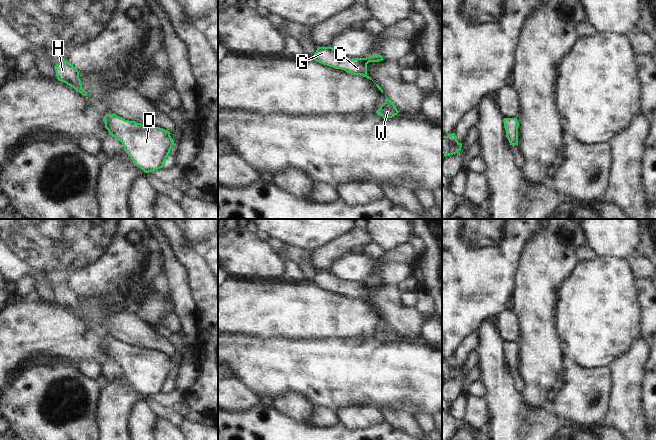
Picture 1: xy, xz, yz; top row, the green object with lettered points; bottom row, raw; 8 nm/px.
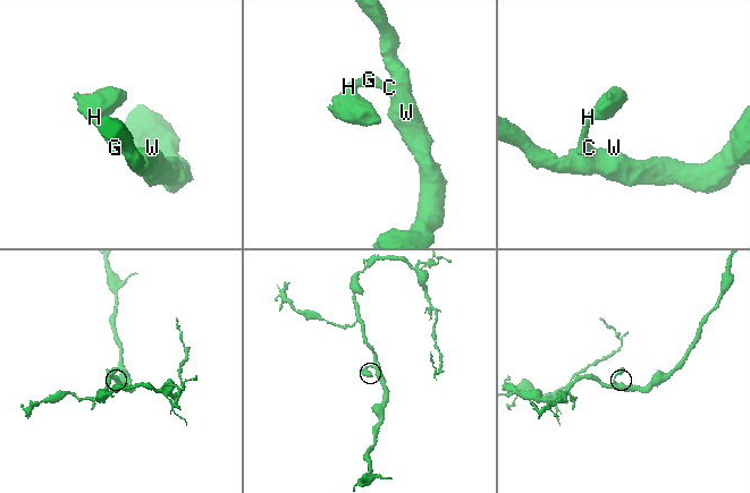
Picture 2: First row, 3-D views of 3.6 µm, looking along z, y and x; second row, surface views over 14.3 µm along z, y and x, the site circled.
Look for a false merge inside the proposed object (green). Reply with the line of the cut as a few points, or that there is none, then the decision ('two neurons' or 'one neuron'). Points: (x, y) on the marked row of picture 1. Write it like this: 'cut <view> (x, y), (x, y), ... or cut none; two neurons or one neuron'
cut none; one neuron

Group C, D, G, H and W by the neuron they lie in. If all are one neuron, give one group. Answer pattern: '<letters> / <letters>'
C D G H W

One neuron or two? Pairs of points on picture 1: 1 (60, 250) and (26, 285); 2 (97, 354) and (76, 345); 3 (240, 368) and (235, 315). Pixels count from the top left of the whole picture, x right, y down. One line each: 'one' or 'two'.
1: one
2: one
3: two

